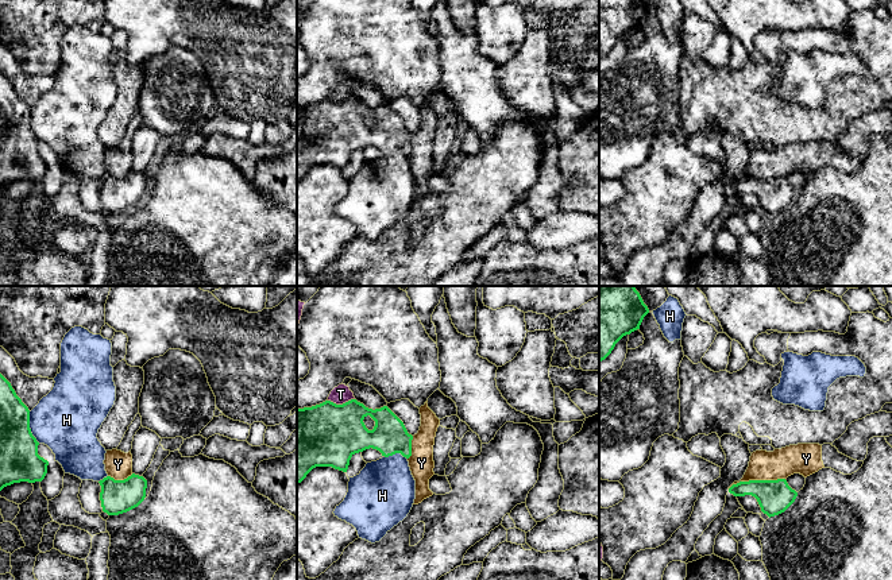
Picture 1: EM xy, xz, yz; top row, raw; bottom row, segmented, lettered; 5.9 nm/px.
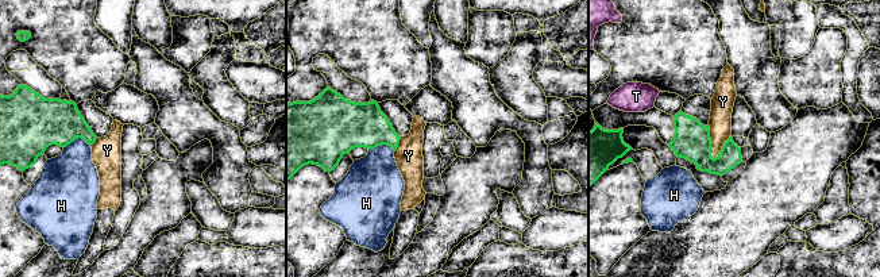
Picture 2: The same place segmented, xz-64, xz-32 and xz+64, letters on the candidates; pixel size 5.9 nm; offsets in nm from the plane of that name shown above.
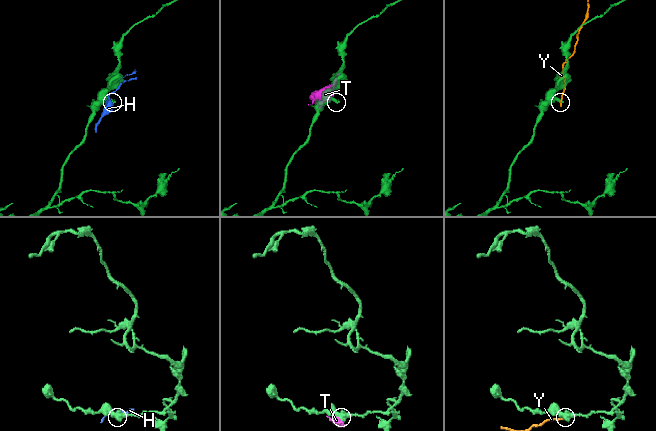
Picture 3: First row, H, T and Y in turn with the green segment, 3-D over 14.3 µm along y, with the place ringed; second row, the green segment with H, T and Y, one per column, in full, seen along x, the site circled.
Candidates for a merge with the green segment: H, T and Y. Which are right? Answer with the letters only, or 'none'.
none

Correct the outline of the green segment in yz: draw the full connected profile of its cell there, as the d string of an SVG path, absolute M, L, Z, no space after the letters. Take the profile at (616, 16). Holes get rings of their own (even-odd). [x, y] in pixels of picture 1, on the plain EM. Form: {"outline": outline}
{"outline": "M599 0L599 59L623 34L640 27L648 11L644 0Z"}

